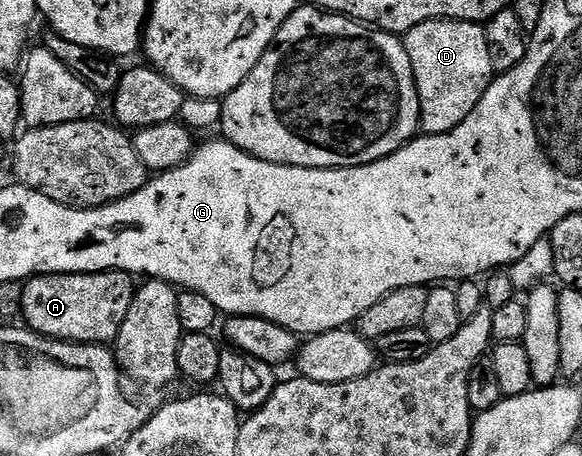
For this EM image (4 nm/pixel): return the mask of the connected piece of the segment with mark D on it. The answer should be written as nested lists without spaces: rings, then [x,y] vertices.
[[[426,21],[402,38],[417,83],[421,103],[419,123],[424,134],[448,133],[481,103],[481,95],[496,76],[489,60],[487,31],[474,21]]]

